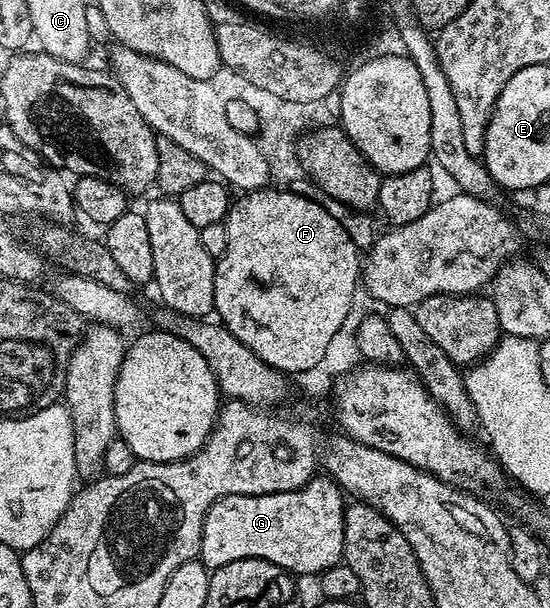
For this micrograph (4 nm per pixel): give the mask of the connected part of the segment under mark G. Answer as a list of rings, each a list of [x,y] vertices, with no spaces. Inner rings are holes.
[[[324,479],[308,480],[304,486],[296,488],[294,492],[263,494],[262,496],[225,496],[222,500],[216,500],[205,511],[205,521],[201,527],[199,557],[201,563],[212,570],[219,566],[227,566],[227,562],[255,558],[284,568],[286,572],[297,578],[300,576],[313,578],[325,568],[335,566],[342,559],[347,500],[332,479]]]

